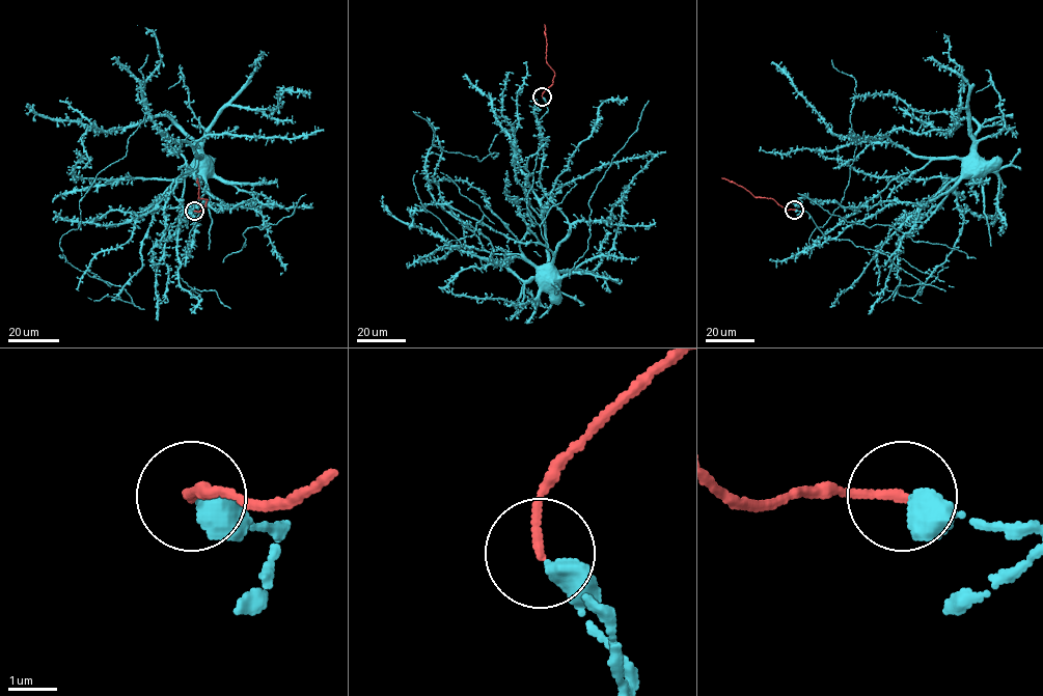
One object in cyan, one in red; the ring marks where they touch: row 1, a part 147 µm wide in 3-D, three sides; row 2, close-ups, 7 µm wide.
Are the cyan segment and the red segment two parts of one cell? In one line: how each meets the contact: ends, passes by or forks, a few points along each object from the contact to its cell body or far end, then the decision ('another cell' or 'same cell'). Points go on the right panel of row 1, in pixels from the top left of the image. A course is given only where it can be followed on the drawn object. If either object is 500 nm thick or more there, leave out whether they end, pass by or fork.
cyan runs (795, 210), (806, 212), (827, 238), (835, 238), (889, 204), (935, 199), (960, 178), (967, 165), (972, 169); red runs (795, 210), (786, 210), (771, 198), (755, 197), (742, 187), (721, 177); same cell

